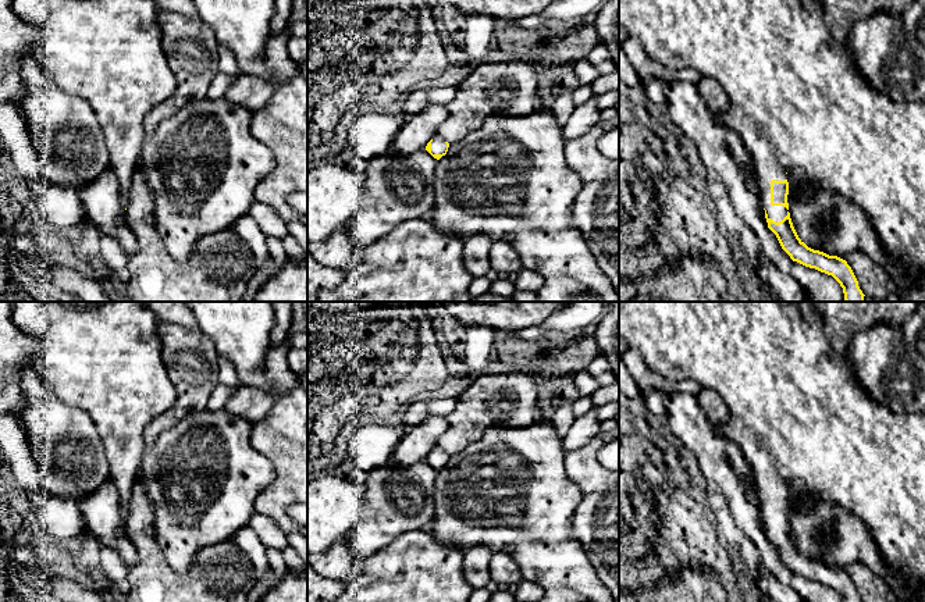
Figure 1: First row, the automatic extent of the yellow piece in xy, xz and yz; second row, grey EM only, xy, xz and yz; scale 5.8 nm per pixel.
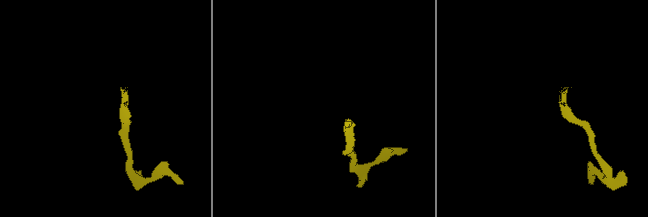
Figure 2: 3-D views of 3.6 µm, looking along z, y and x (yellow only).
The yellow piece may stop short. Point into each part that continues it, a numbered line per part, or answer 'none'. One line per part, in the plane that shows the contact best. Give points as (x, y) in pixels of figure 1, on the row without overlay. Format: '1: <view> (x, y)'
1: yz (797, 413)

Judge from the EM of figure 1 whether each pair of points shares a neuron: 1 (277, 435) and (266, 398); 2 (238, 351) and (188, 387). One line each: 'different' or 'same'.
1: different
2: different

